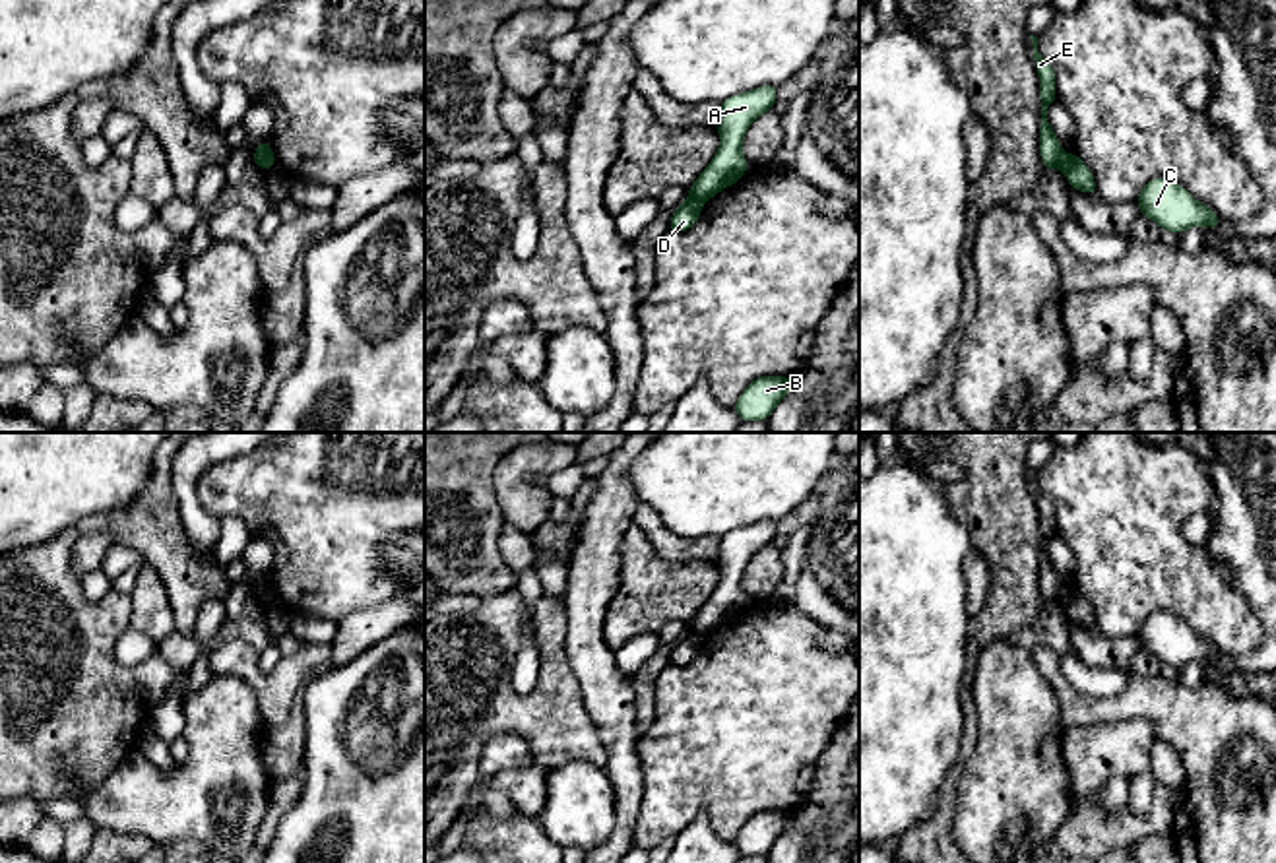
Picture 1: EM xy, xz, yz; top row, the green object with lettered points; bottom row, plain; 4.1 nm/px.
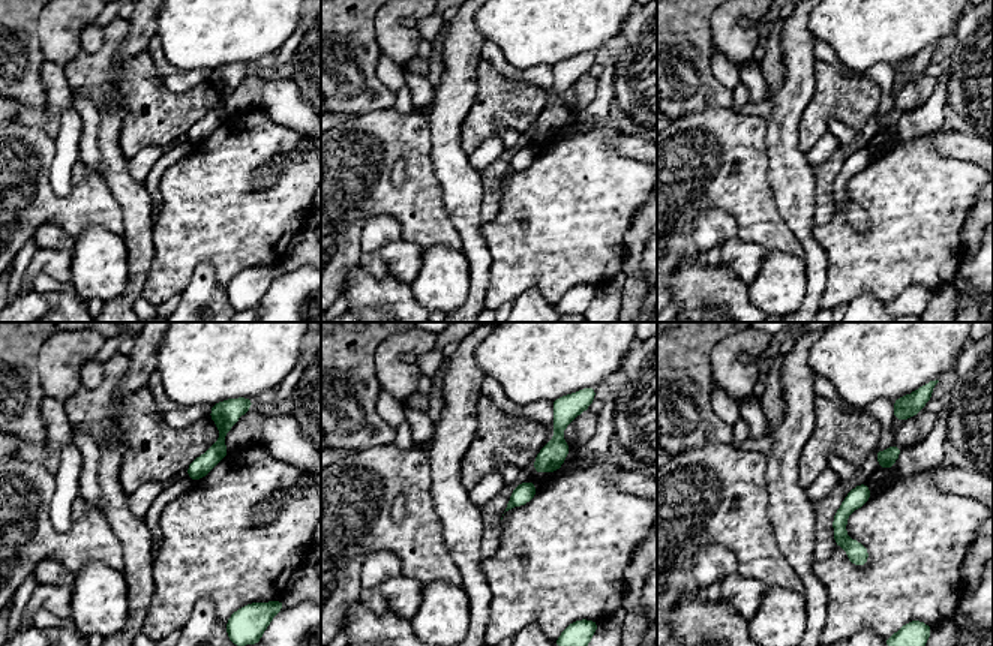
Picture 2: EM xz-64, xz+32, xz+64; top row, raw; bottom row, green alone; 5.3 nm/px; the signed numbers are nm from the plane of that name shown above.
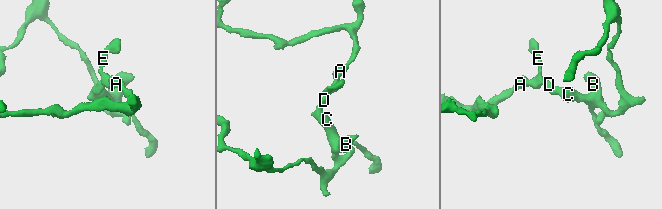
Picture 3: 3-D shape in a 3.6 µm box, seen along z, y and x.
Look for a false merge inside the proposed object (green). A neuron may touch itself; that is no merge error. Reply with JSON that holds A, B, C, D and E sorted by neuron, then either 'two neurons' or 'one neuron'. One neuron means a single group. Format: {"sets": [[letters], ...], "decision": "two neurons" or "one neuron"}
{"sets": [["A", "E"], ["B", "C", "D"]], "decision": "two neurons"}

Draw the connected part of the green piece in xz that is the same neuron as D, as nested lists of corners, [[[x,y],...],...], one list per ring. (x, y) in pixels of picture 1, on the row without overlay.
[[[685,634],[673,648],[669,665],[683,667],[696,659],[698,652],[702,648],[702,638],[694,634]]]

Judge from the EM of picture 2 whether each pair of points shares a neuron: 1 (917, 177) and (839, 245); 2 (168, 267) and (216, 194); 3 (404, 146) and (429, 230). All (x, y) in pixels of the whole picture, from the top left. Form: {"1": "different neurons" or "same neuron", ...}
{"1": "same neuron", "2": "same neuron", "3": "same neuron"}

